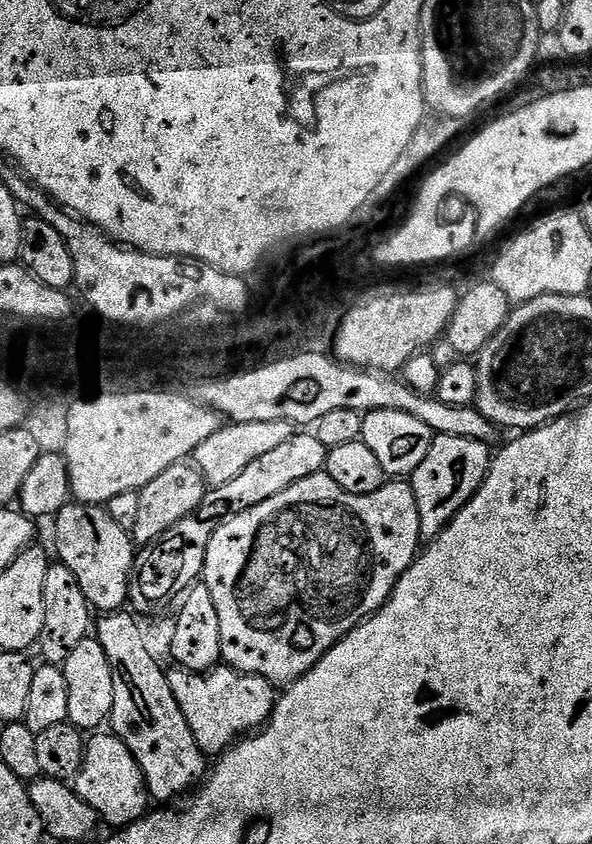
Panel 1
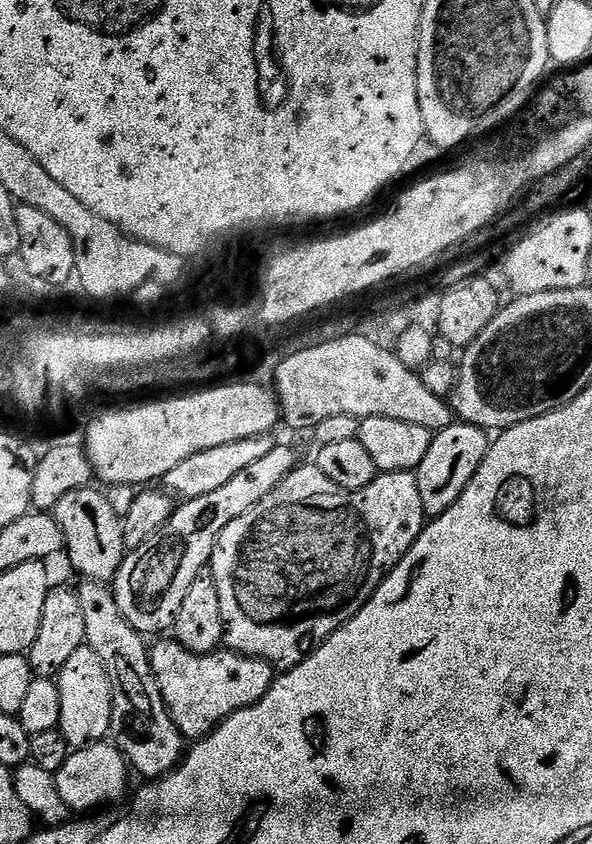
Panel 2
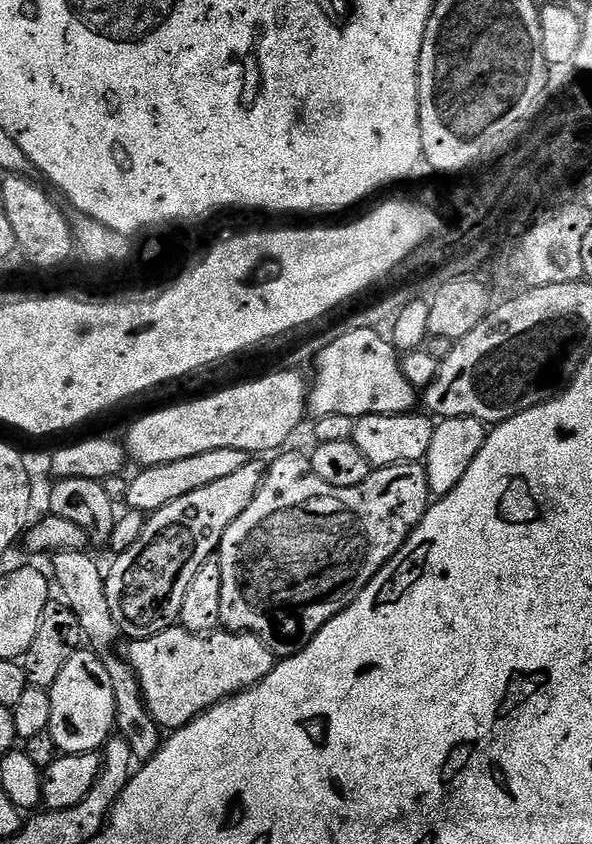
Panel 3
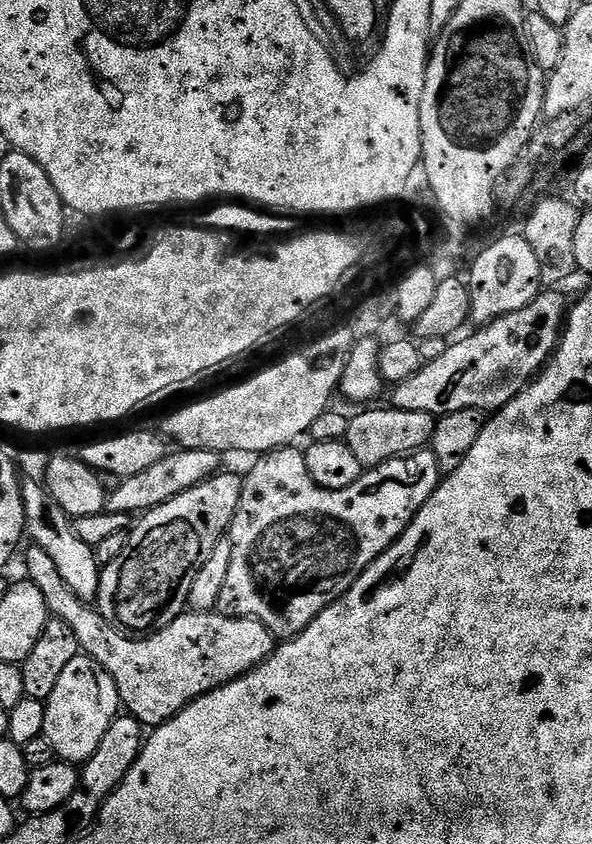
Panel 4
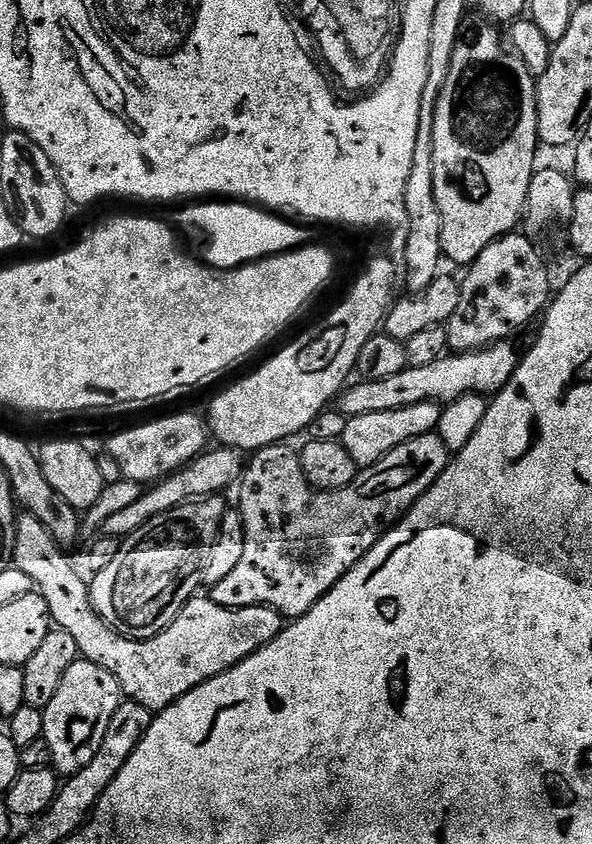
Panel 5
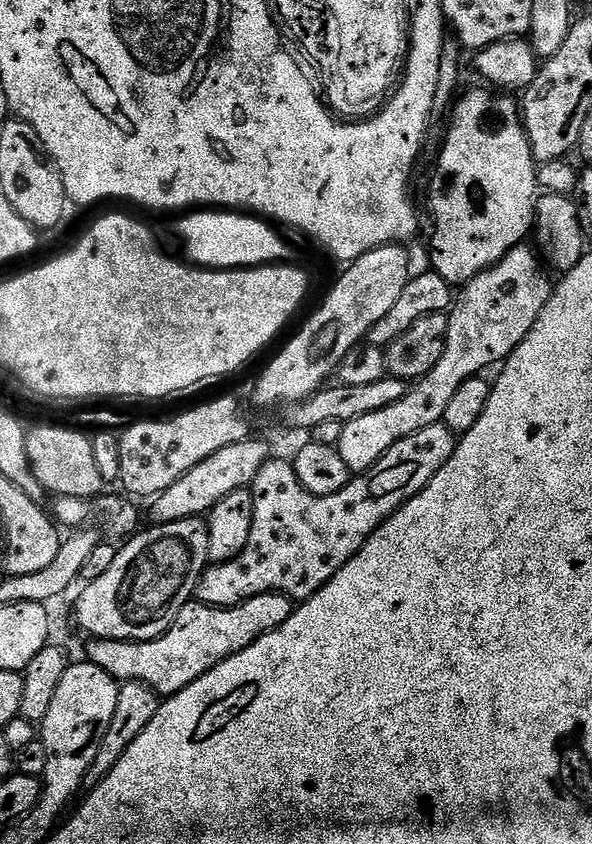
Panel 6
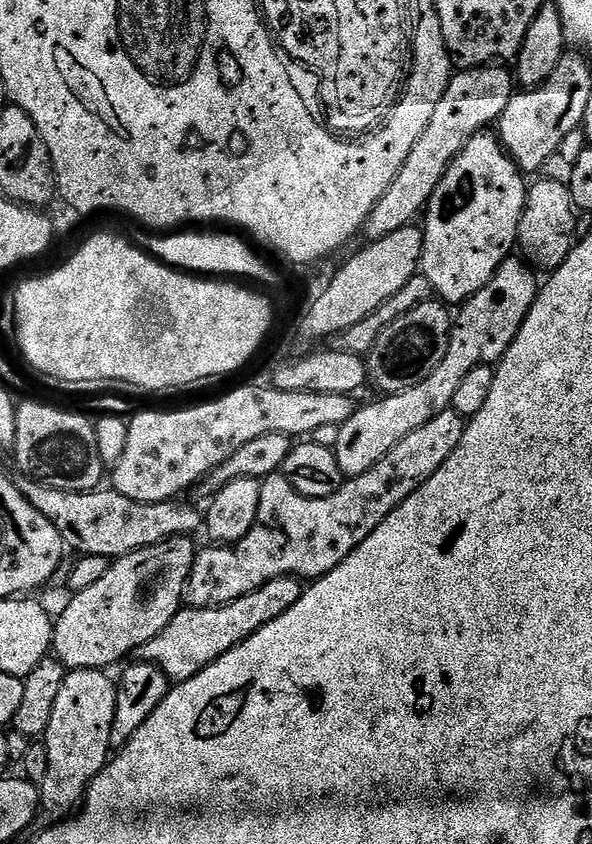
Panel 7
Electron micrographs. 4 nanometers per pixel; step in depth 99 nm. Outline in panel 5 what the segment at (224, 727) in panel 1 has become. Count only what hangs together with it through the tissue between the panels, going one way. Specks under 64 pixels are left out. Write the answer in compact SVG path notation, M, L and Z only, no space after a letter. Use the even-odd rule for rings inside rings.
M24 514L17 519L12 537L12 564L18 570L22 570L26 578L33 580L40 596L46 598L46 606L50 606L53 625L73 636L83 659L102 666L102 670L110 670L110 674L118 678L120 691L127 699L146 706L146 710L150 710L153 714L162 712L174 702L178 702L178 698L190 694L190 690L202 686L202 682L210 682L210 678L218 678L218 674L238 666L262 646L278 638L278 634L286 627L285 617L281 616L278 610L267 608L265 604L249 608L227 608L218 606L218 602L214 602L207 595L196 594L184 603L178 618L174 618L174 622L170 622L166 630L162 630L148 640L130 640L114 631L97 614L96 608L92 605L89 585L80 577L81 569L79 567L76 569L72 565L71 558L64 552L67 551L46 530L46 526L38 522L38 518Z

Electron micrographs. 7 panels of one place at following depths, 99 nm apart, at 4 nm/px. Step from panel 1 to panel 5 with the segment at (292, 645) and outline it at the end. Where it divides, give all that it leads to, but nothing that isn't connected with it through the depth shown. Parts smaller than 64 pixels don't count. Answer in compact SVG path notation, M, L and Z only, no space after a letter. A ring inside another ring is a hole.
M427 432L418 438L410 438L410 442L402 442L402 446L398 446L398 450L390 450L390 454L386 454L386 458L382 458L382 462L378 462L372 468L363 469L350 486L346 486L342 490L334 490L333 492L322 492L313 488L308 483L308 479L304 477L304 471L300 465L299 451L295 447L293 449L288 447L292 446L284 442L272 444L268 448L260 449L259 452L255 453L247 461L246 467L238 481L238 489L240 488L238 511L242 514L242 522L246 530L246 550L242 553L242 559L239 560L238 567L229 576L222 578L222 582L211 585L210 599L218 602L218 606L226 606L227 608L249 608L250 606L262 606L265 604L267 608L278 610L281 616L287 618L289 621L293 621L300 616L306 615L380 541L382 535L380 524L391 526L403 520L410 509L422 498L422 494L426 494L426 490L430 490L430 486L434 486L437 478L448 469L450 453L446 442L442 442L439 434L436 432Z

